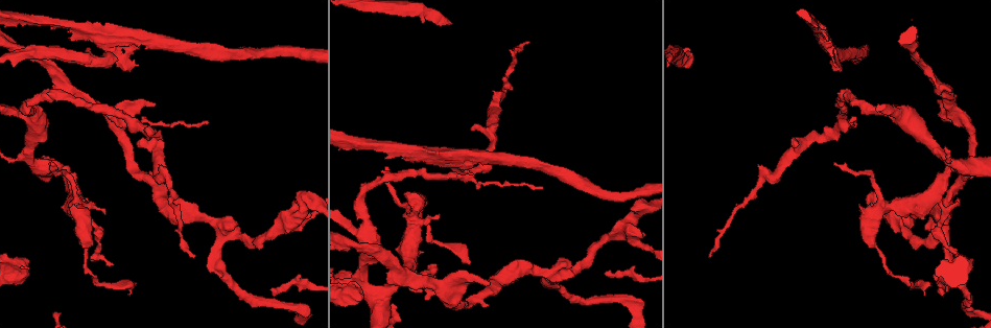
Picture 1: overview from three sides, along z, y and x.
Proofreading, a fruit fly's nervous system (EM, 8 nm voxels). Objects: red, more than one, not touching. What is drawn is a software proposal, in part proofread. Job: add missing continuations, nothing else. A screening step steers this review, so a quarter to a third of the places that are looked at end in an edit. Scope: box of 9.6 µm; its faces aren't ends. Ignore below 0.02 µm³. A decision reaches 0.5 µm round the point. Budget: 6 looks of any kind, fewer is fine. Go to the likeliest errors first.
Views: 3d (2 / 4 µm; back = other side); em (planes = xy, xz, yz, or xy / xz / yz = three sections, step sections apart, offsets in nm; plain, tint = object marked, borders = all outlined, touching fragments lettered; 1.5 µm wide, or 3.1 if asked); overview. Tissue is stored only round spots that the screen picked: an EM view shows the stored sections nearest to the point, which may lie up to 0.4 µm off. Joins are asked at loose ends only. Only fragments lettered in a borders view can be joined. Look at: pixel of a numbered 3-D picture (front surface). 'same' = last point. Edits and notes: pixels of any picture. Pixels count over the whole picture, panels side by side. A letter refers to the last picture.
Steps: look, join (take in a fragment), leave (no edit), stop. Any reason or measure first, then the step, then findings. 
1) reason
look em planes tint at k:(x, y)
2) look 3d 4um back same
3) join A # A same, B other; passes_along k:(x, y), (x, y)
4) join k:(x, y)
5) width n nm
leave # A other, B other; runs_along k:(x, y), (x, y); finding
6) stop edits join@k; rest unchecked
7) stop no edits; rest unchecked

free end
look 3d 2um at 1:(452, 23)

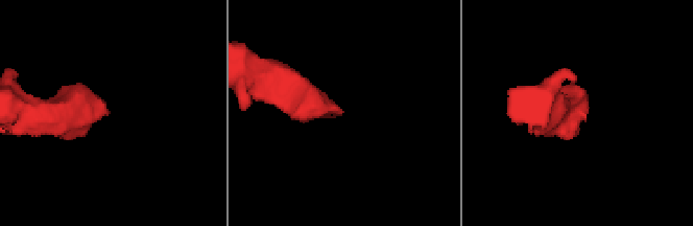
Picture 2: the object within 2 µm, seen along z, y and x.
now the EM
look em xz step 4 borders at 2:(105, 105)

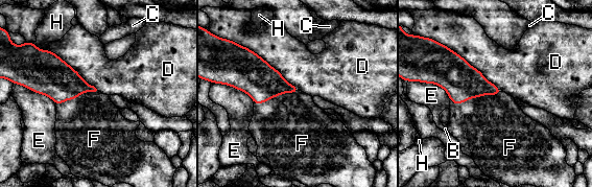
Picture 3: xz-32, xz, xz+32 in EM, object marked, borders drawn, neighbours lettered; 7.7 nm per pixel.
join F # B other, C other, D other, E other, F same, H other; passes_along 3:(462, 82), (475, 97), (489, 126); it goes on there

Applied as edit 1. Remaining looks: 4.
look overview

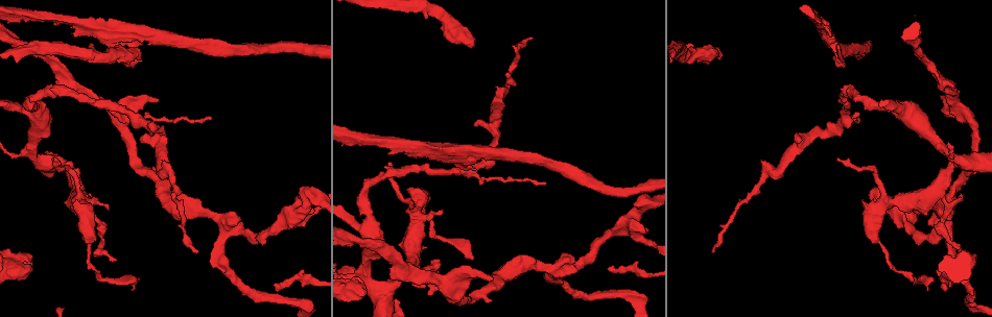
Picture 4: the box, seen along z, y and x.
look 3d 2um at 4:(363, 289)

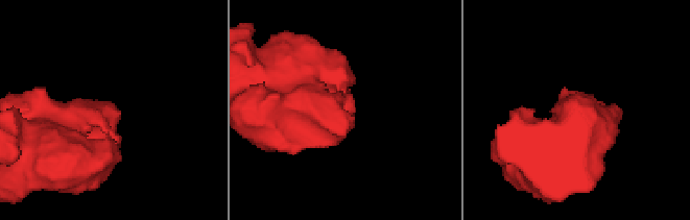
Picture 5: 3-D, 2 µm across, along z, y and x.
need the tissue
look em yz step 8 tint at 5:(120, 137)

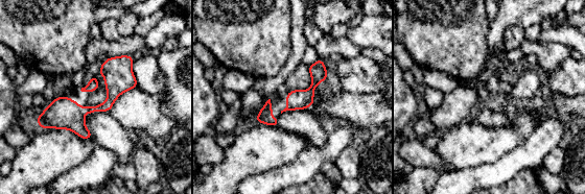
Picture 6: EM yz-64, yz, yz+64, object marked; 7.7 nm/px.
another direction
look em planes borders same

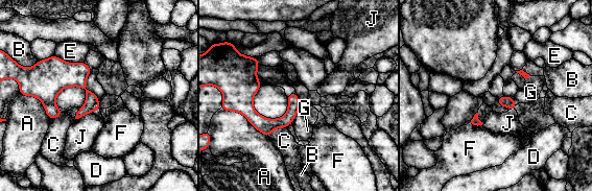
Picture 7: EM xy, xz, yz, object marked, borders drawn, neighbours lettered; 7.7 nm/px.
longest_contact A 380 nm
leave # A other, B other, C other, D other, E other, F other, G other, J other; none of them fits

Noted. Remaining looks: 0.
stop edits join@3; rest unchecked

